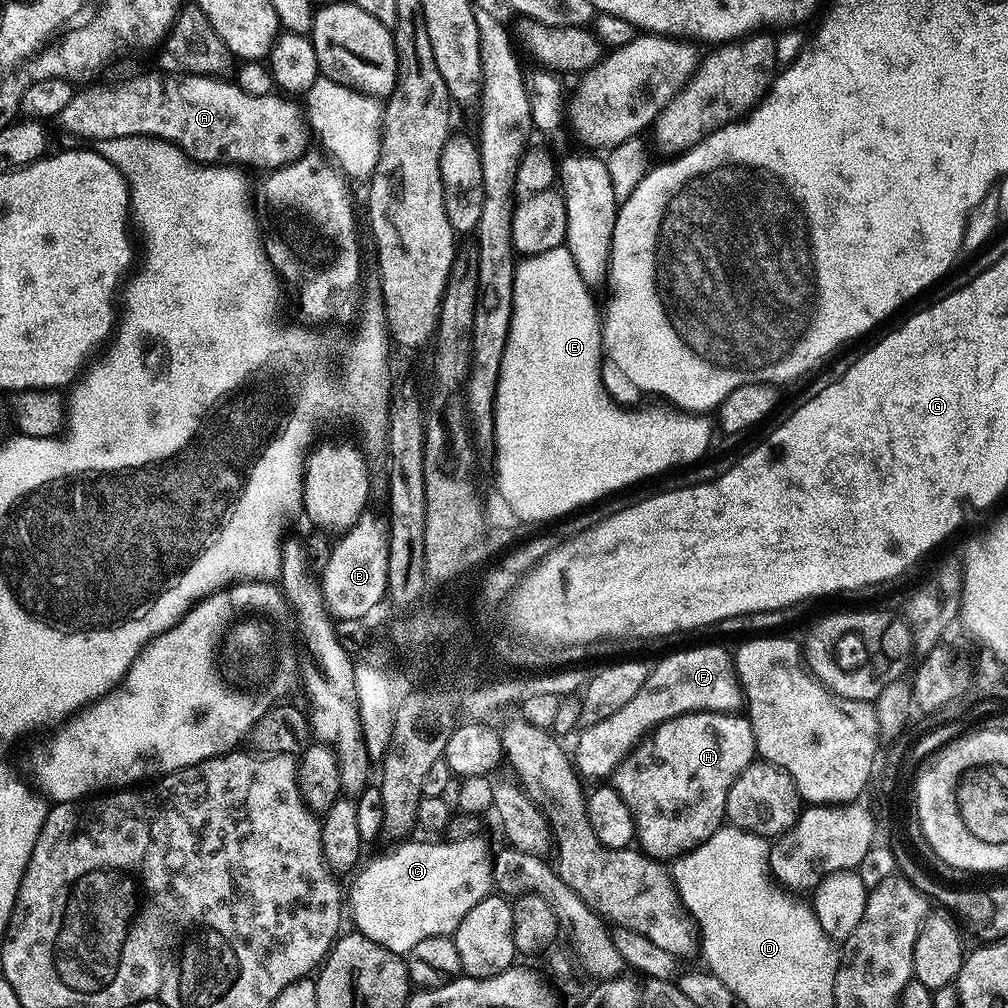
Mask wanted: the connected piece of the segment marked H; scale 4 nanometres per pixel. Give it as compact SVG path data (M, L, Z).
M687 712L685 716L675 716L673 720L668 720L665 724L659 724L658 727L653 728L650 735L641 740L629 752L627 758L624 759L623 765L612 773L610 784L611 787L618 790L618 794L622 794L622 800L626 802L626 806L630 806L630 812L636 823L636 840L639 847L647 855L661 862L666 862L682 852L687 852L689 848L696 848L697 845L709 840L722 827L726 820L726 798L730 786L739 778L742 770L749 768L756 759L756 743L754 742L754 734L747 715L733 714L731 712Z

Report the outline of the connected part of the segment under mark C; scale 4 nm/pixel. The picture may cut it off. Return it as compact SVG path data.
M408 838L403 842L393 843L391 847L389 847L392 848L389 852L380 852L373 860L365 859L363 863L359 865L355 875L351 877L351 879L353 878L352 893L349 891L346 896L347 903L350 905L350 916L352 912L352 920L356 923L353 924L355 931L360 932L366 938L370 938L374 942L378 942L386 950L390 950L397 954L407 954L411 952L414 946L418 946L418 942L422 942L426 938L452 936L456 931L456 927L462 922L462 918L466 918L466 914L470 914L470 910L474 910L474 906L478 906L478 902L482 902L482 898L486 898L494 888L490 856L487 856L487 854L484 853L483 848L478 845L478 842L466 840L458 841L456 843L443 842L444 844L431 844L428 840L416 839L417 838Z

